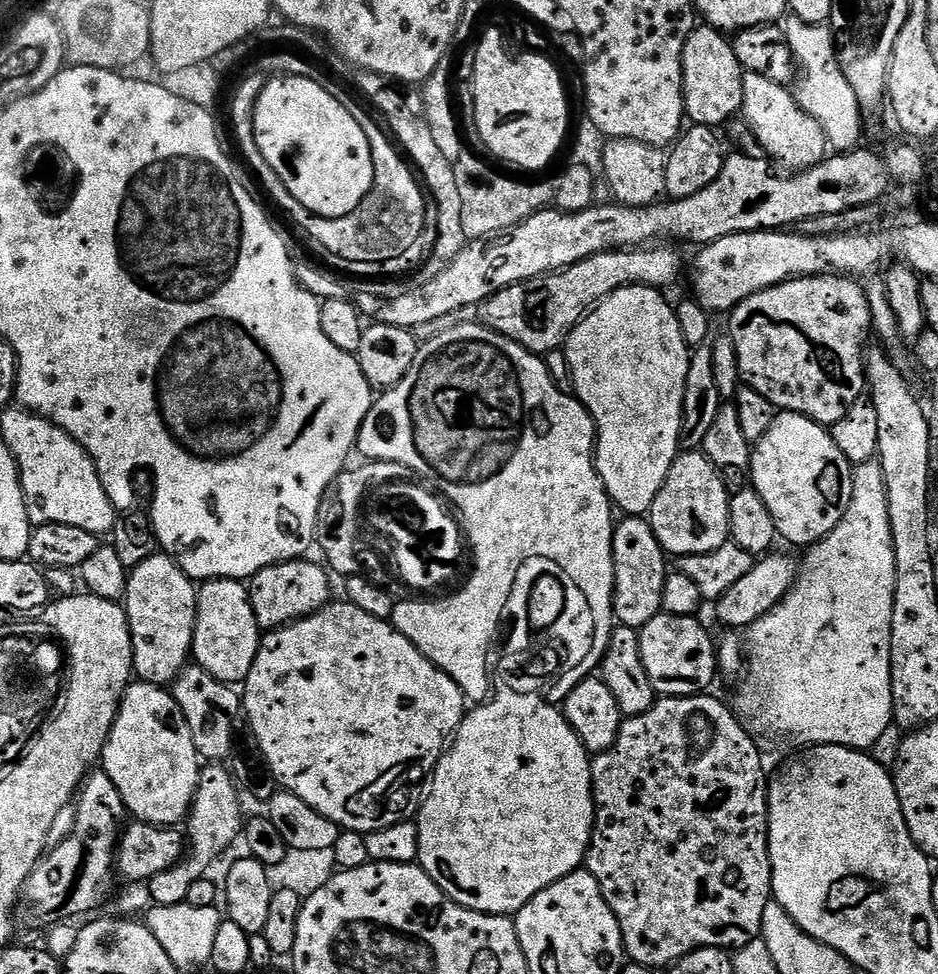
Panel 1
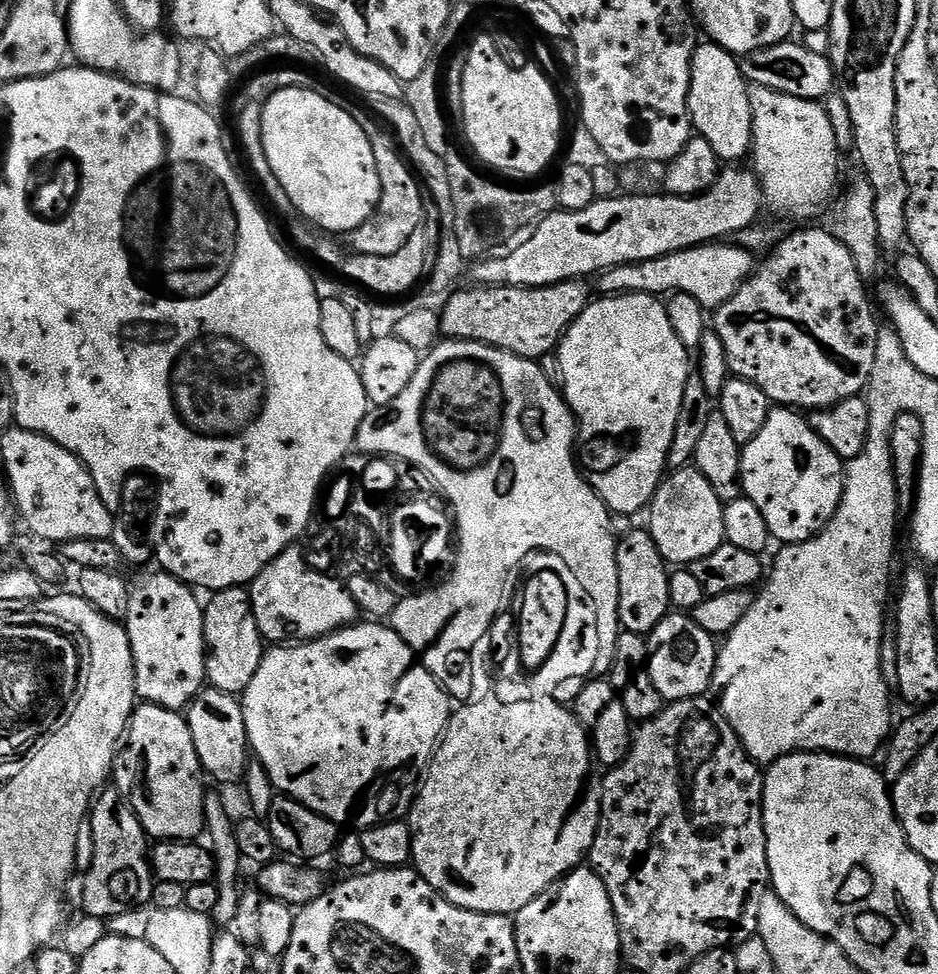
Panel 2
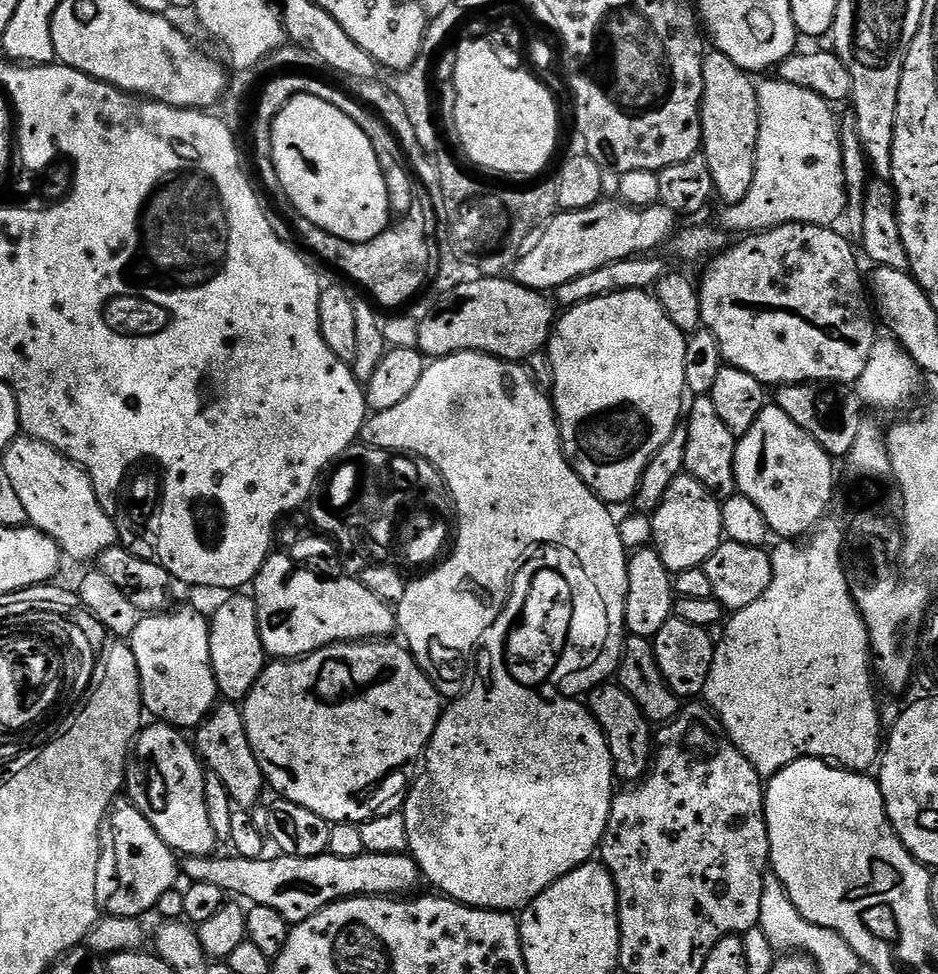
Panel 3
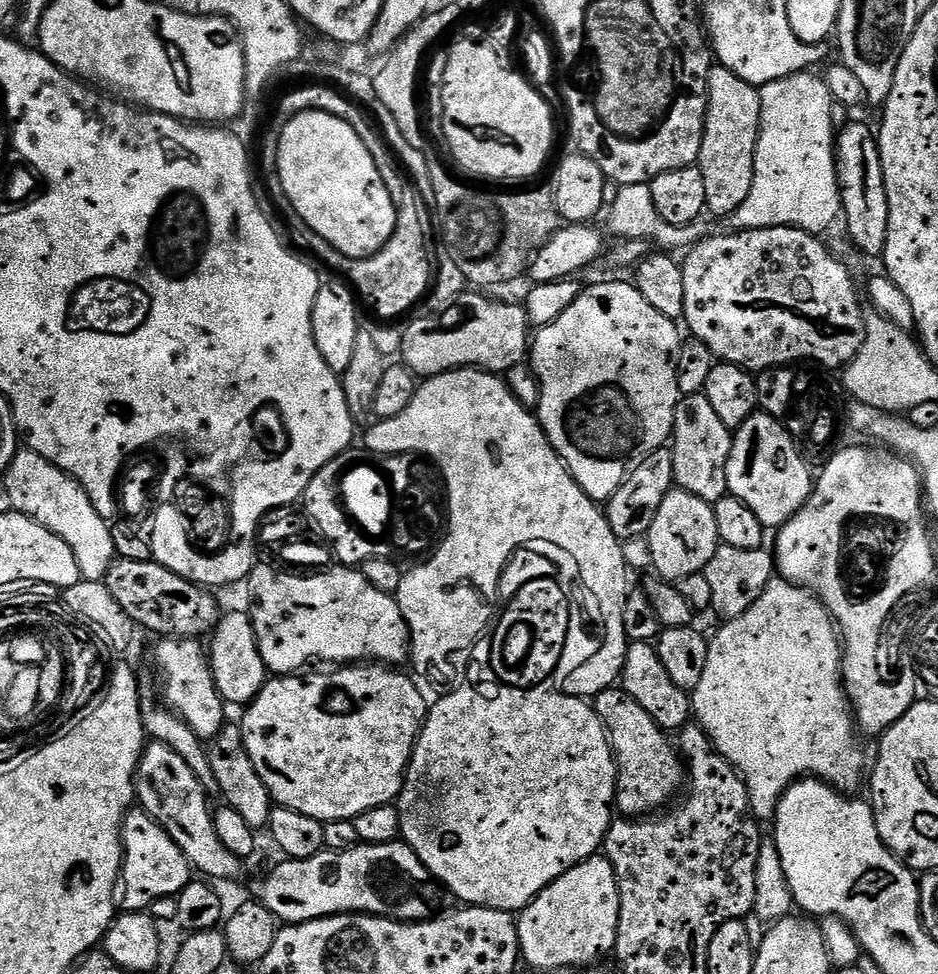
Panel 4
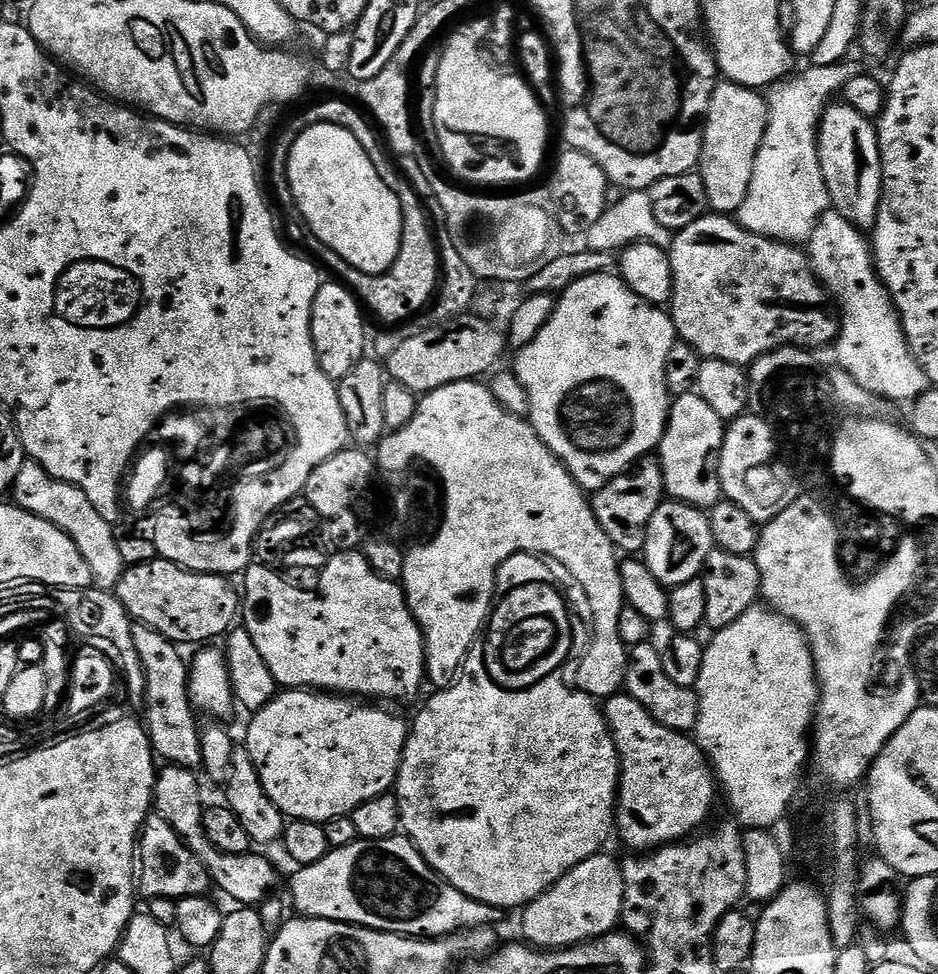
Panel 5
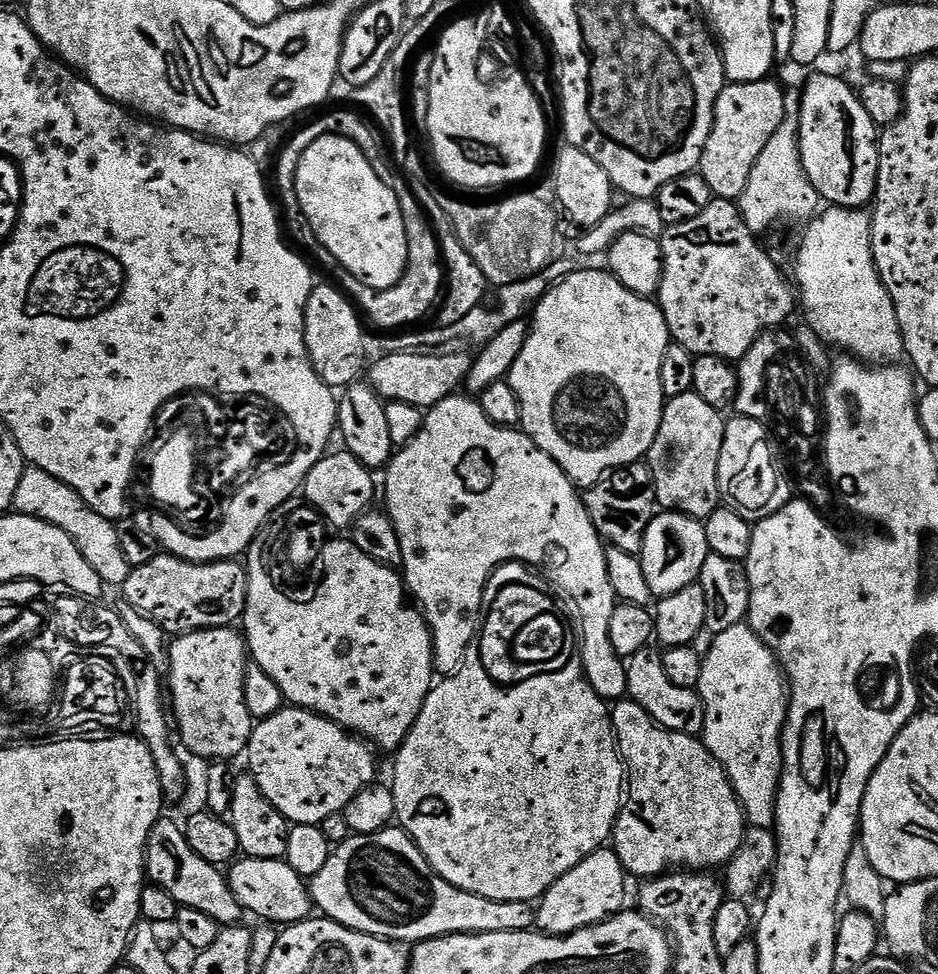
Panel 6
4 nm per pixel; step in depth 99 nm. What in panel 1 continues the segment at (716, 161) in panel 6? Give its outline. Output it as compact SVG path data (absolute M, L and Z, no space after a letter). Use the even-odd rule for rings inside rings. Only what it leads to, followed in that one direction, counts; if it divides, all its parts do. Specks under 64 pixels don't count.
M709 26L694 29L690 38L686 38L682 66L684 110L692 124L705 124L707 128L719 129L743 109L742 82L745 71L734 54L731 39L724 32Z

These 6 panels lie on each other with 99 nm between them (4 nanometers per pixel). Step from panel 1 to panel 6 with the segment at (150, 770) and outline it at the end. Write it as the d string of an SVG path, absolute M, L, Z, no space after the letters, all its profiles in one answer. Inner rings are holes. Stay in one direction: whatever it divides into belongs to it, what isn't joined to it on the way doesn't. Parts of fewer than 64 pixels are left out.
M244 856L227 869L226 875L230 890L234 898L238 898L241 909L245 913L253 912L254 915L261 916L261 921L273 926L287 926L307 920L313 915L314 905L309 885L305 877L299 876L290 867L287 859L271 860Z

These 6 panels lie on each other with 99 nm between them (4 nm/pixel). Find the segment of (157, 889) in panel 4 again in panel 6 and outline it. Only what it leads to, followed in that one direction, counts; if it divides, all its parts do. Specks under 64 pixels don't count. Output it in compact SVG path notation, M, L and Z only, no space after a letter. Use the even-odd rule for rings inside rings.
M161 818L150 830L148 845L144 848L144 866L146 876L155 887L166 890L170 898L181 908L202 910L202 914L210 914L214 922L221 926L236 926L241 923L242 909L238 898L228 885L228 877L217 865L206 862L206 858L198 858L194 850L190 850L190 842L186 842L183 827L168 818Z

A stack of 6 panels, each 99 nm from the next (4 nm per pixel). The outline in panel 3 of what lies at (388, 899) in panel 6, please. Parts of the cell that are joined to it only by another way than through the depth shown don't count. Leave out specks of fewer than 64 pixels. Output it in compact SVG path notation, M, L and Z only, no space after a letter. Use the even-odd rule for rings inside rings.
M364 852L354 858L329 854L298 858L276 854L273 860L251 860L235 854L230 857L220 855L187 857L182 864L183 875L189 876L187 879L193 884L210 882L210 886L218 886L226 894L232 895L233 892L241 896L236 897L241 901L249 900L249 905L270 906L270 910L278 910L278 914L282 914L282 918L292 926L318 914L335 900L348 900L351 896L400 898L415 893L415 888L422 884L420 868L408 854L395 856Z

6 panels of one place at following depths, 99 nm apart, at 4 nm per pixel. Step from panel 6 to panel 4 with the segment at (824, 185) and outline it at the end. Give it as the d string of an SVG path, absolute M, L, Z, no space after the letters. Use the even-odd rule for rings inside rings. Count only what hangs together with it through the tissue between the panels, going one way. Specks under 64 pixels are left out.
M848 124L839 129L836 140L836 172L840 176L840 202L842 205L843 223L848 223L848 236L868 256L883 257L886 246L886 230L888 229L888 203L886 202L886 186L880 161L880 145L875 131L872 132L864 124Z

